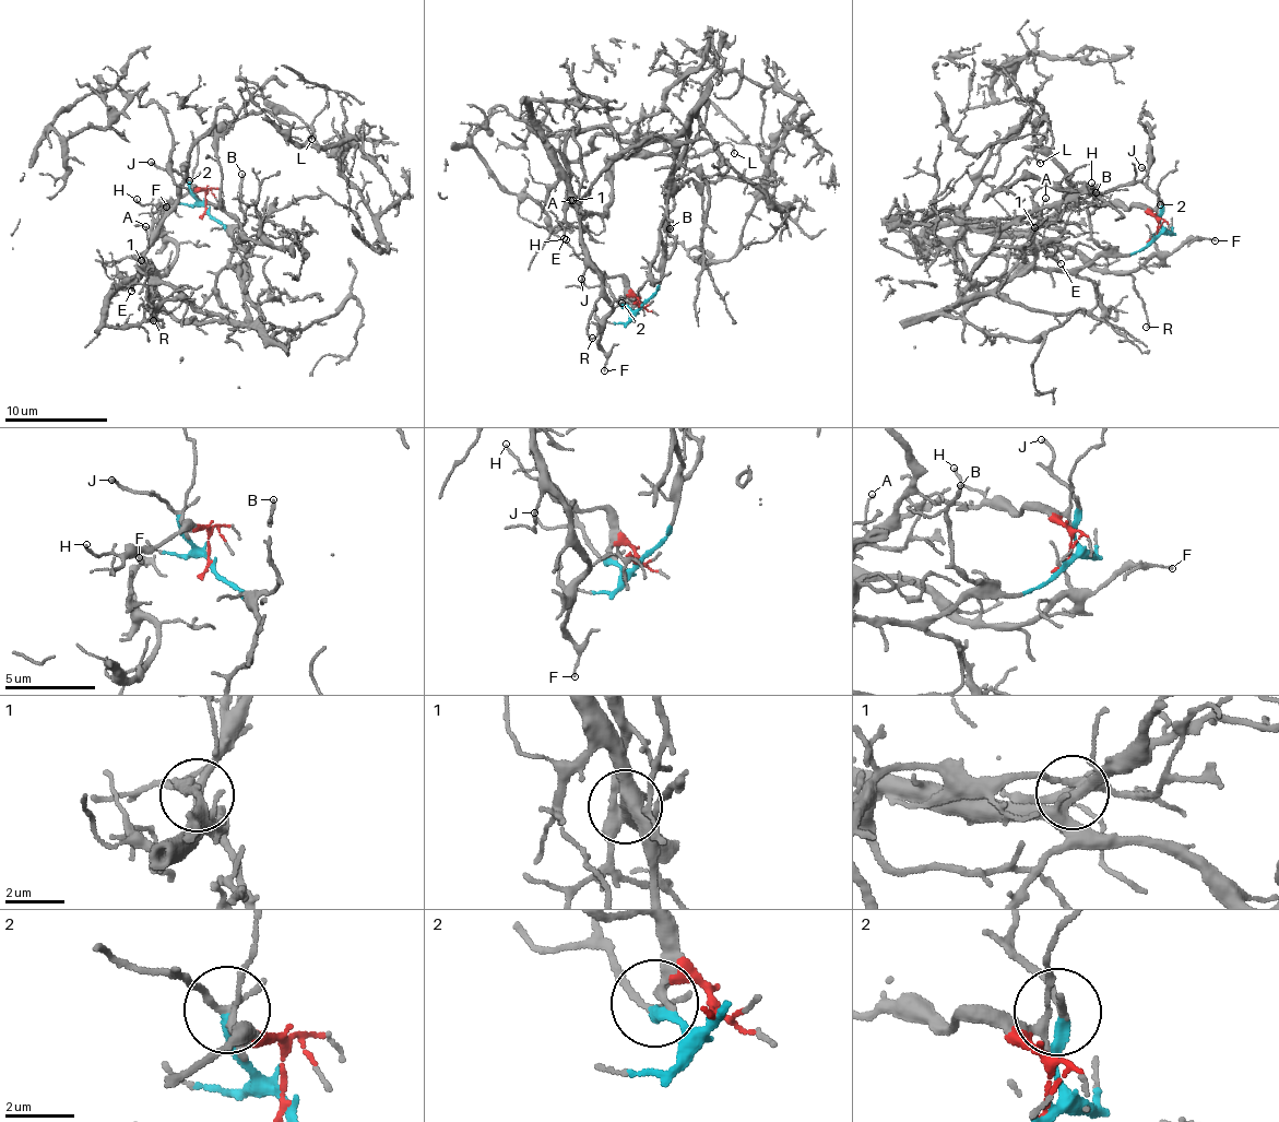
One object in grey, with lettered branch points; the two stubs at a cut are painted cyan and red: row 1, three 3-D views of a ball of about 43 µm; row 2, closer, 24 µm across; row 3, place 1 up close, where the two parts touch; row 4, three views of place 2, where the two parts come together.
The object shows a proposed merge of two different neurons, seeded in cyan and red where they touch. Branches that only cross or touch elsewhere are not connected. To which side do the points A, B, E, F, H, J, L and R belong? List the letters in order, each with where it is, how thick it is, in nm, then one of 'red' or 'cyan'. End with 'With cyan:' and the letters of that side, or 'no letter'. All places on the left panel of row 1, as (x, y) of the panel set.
A: at (145, 226); 110 nm thick; red
B: at (241, 174); 200 nm thick; cyan
E: at (131, 291); 140 nm thick; red
F: at (166, 207); 130 nm thick; red
H: at (137, 199); 150 nm thick; red
J: at (151, 162); 150 nm thick; cyan
L: at (311, 139); 130 nm thick; red
R: at (153, 320); 120 nm thick; red
With cyan: B, J

